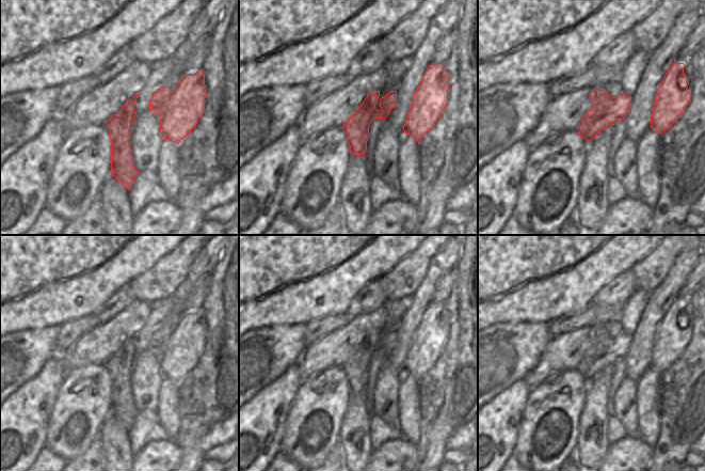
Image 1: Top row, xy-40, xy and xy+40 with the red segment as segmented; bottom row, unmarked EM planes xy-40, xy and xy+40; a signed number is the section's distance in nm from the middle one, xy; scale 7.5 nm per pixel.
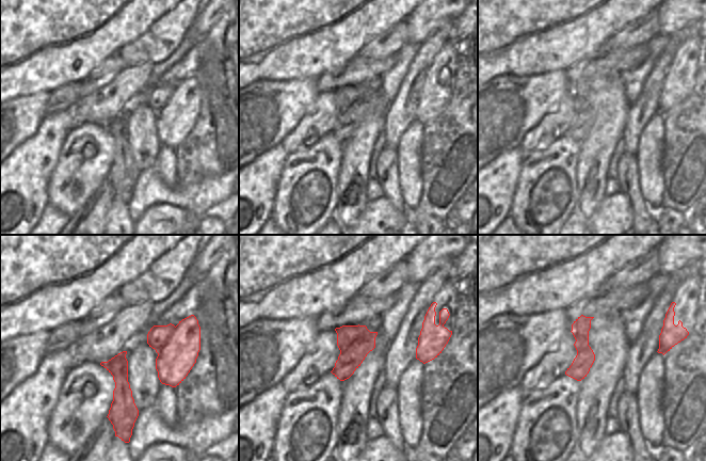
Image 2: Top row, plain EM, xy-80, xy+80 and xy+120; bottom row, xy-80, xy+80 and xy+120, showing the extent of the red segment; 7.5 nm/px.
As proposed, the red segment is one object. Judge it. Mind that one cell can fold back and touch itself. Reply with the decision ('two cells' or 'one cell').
two cells

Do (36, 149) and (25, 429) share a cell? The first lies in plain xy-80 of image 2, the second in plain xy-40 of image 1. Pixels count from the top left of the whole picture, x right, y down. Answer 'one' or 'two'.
one

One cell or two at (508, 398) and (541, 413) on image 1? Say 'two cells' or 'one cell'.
two cells

